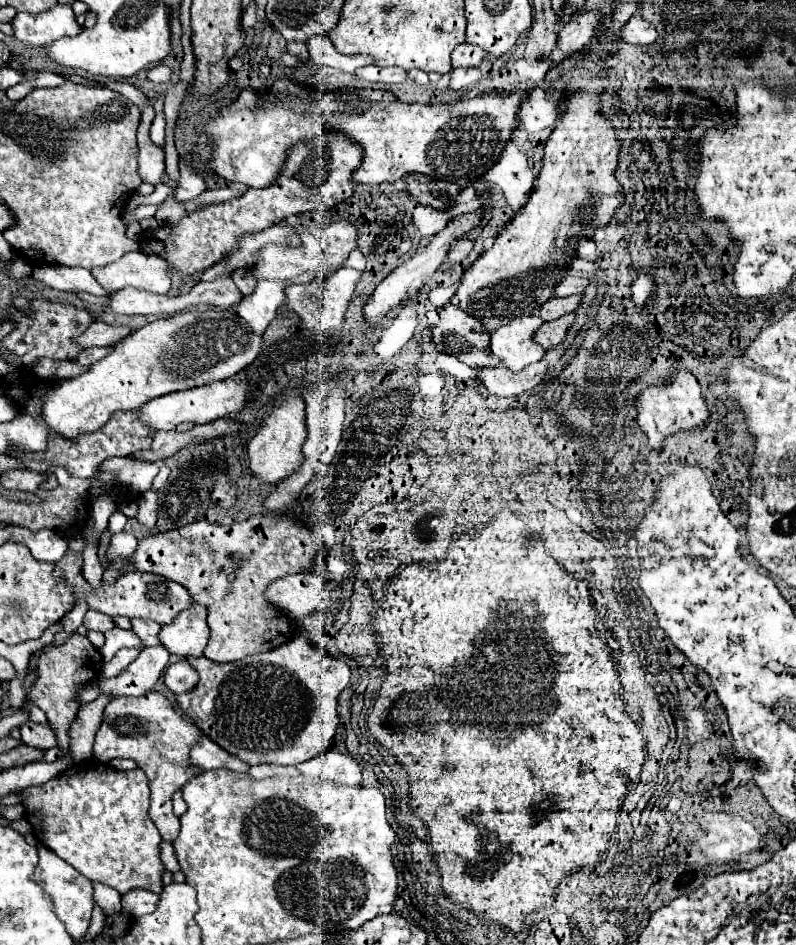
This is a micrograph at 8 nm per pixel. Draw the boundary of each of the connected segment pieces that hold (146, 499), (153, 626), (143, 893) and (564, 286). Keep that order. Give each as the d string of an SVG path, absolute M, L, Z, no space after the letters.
M148 491L141 495L137 501L138 522L148 529L154 528L158 517L158 493L155 491Z
M134 620L132 622L132 630L142 640L144 646L158 646L158 644L162 644L158 640L160 626L156 622L152 622L152 620Z
M130 890L128 894L122 896L122 910L134 918L150 914L156 906L158 906L158 894L148 890Z
M568 276L560 282L560 286L556 286L556 296L570 296L570 294L582 294L588 288L590 280L588 278L576 278L576 276Z

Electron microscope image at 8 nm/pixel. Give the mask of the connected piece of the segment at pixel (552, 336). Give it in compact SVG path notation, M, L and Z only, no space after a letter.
M572 314L572 316L562 316L558 320L552 320L552 322L544 322L542 328L538 328L538 332L536 332L538 344L542 344L546 350L562 344L568 334L568 328L574 324L574 320L576 320L576 316Z

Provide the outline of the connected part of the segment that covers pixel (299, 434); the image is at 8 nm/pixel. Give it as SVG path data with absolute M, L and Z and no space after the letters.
M290 398L286 404L278 406L266 420L266 426L258 430L258 434L248 444L250 470L254 476L270 486L276 486L284 478L288 478L302 464L302 444L306 440L306 412L302 398Z

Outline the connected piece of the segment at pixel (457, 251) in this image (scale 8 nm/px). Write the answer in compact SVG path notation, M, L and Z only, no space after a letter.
M460 240L458 244L454 244L454 252L450 252L450 256L448 256L448 262L460 262L460 260L464 260L470 252L472 252L472 248L474 248L474 240Z

